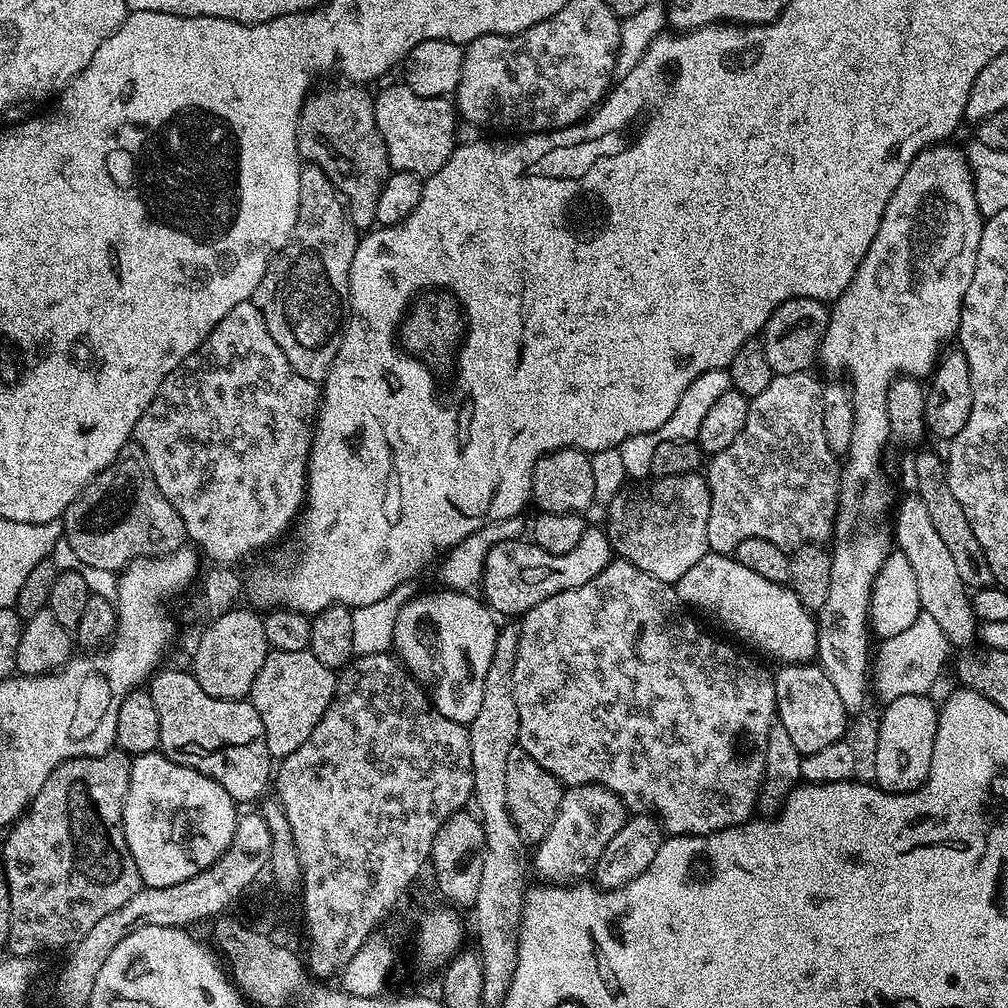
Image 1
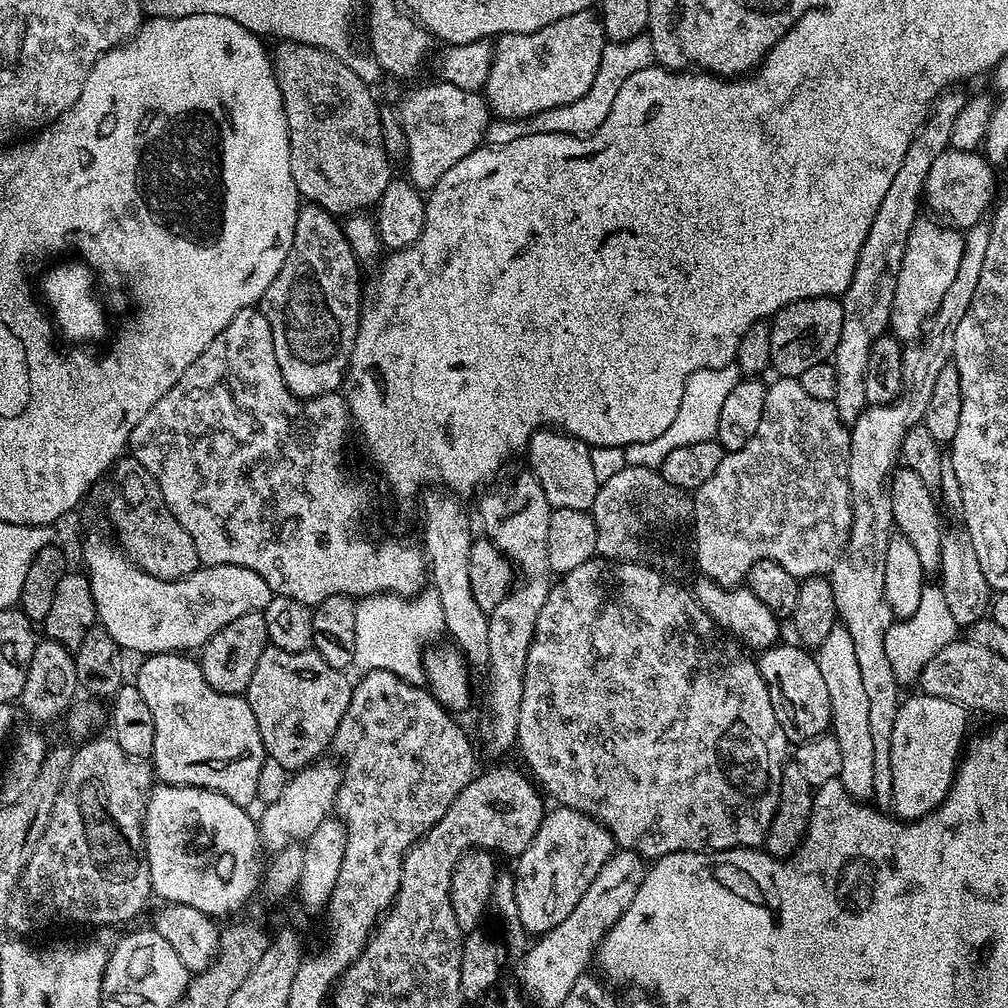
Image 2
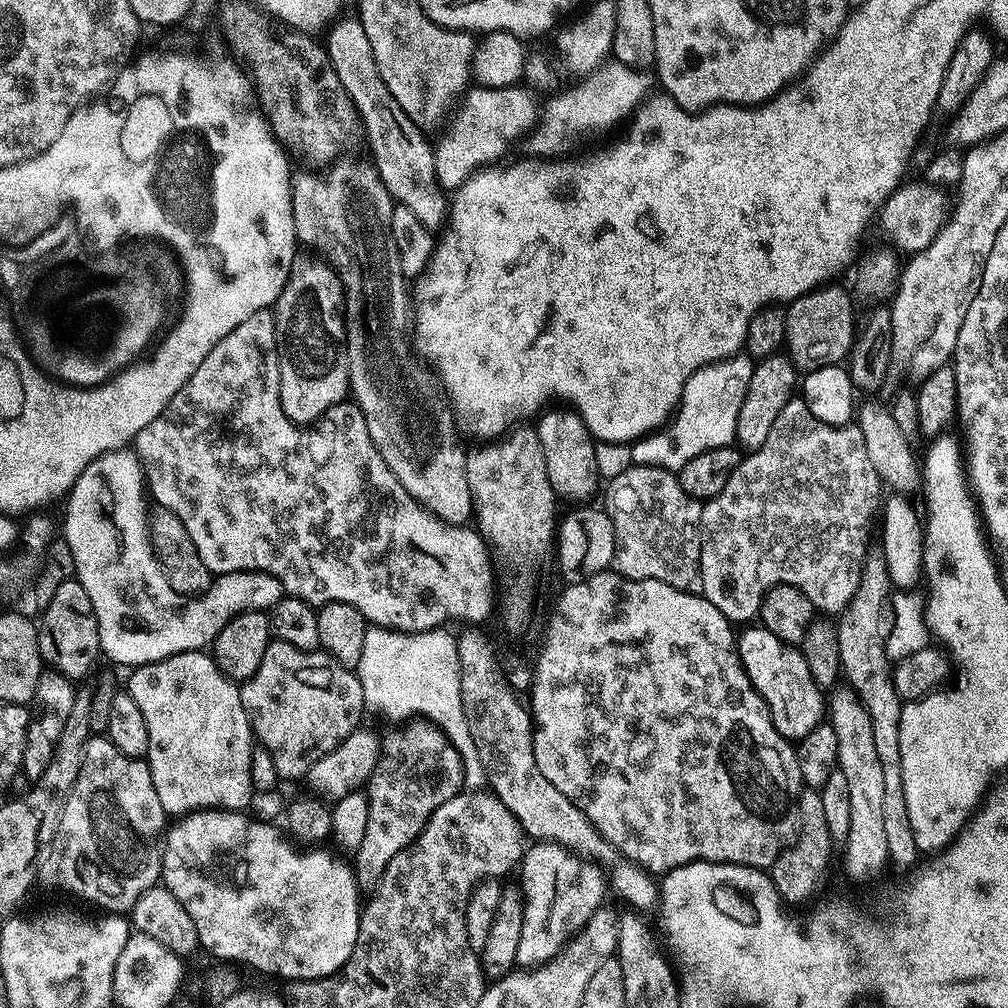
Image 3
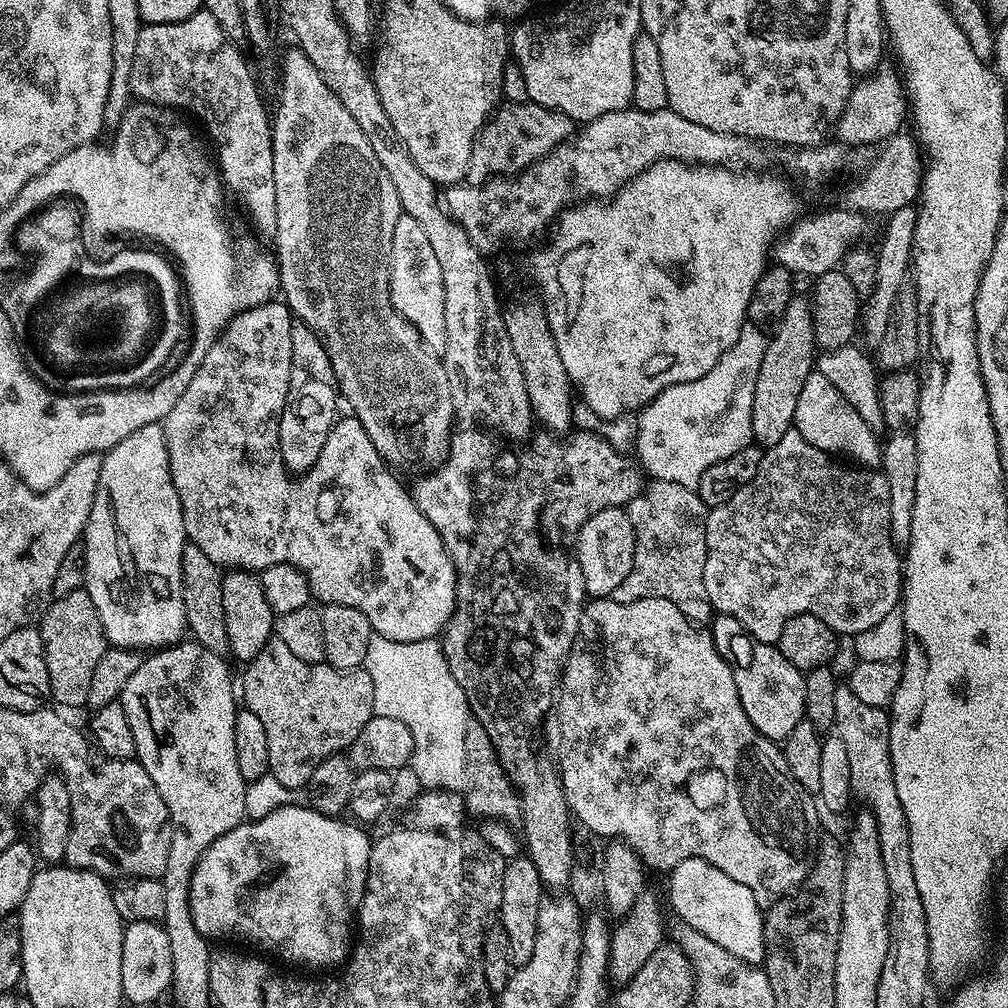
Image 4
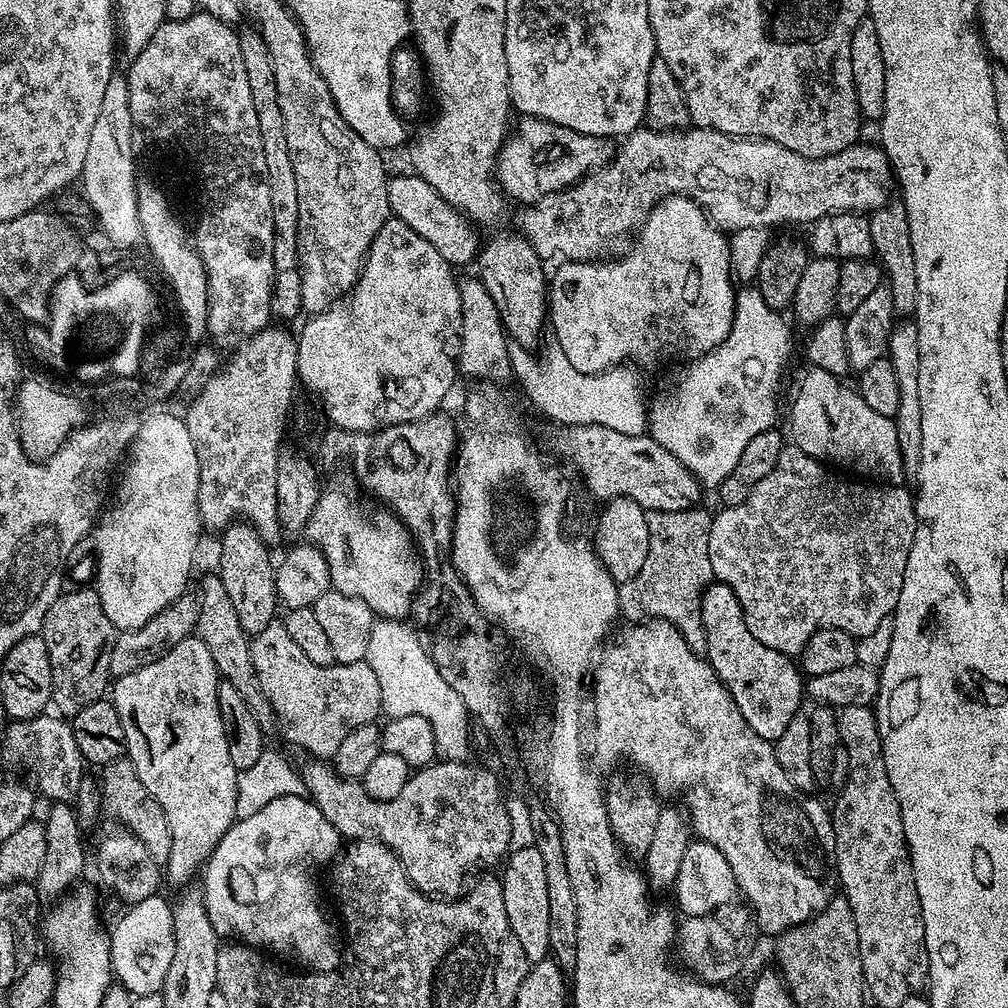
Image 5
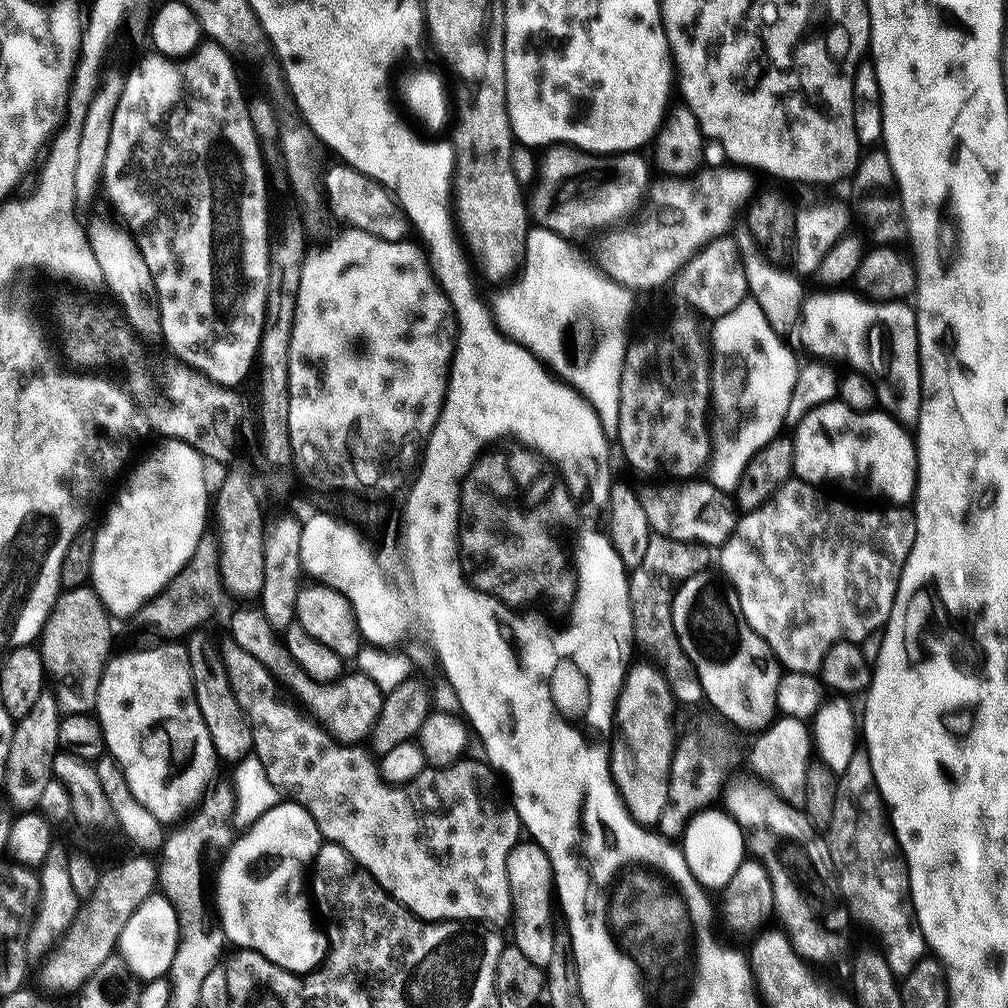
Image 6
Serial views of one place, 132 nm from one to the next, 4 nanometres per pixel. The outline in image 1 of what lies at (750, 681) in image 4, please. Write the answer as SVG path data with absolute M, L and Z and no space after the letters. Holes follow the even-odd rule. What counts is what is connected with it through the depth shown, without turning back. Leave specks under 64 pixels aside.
M819 663L786 664L774 672L776 682L776 715L778 723L790 734L790 742L798 746L804 756L823 750L834 742L845 739L850 713L842 706L842 697L830 678L820 669Z

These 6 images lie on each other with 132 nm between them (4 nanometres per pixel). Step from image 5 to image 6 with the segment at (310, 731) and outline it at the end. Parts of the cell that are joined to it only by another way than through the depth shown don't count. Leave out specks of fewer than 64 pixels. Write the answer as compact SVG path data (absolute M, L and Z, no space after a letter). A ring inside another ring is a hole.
M240 607L244 608L238 609L228 624L229 630L232 631L229 632L231 640L238 642L238 646L242 646L242 650L246 650L246 654L258 658L258 662L262 662L262 666L266 666L266 670L276 681L283 687L285 684L297 696L295 699L298 701L299 707L311 716L321 728L325 728L338 743L356 746L368 738L384 705L385 693L380 691L380 687L358 670L352 670L352 673L349 671L347 674L341 675L339 680L331 680L329 684L314 682L314 678L310 678L306 674L306 670L302 670L298 666L298 662L294 662L283 639L270 626L270 622L266 622L264 613L260 611L259 607Z

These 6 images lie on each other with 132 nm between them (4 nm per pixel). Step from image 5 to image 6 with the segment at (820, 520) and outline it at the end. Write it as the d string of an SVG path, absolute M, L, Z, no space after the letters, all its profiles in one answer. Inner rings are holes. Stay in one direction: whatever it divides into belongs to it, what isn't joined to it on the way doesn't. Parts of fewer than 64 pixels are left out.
M793 478L787 480L781 488L771 496L766 503L758 506L752 512L745 512L737 519L736 528L732 537L724 544L719 545L720 568L724 576L729 580L731 591L734 593L741 614L746 618L750 630L758 634L770 646L770 650L781 665L789 672L819 673L820 663L830 650L832 644L839 640L863 642L870 634L880 632L890 618L890 610L894 606L894 598L898 590L898 582L902 570L906 566L906 558L910 558L910 550L914 546L916 537L916 513L908 506L876 506L880 508L855 508L844 500L827 500L820 493L821 489L815 484L807 484L802 479Z

